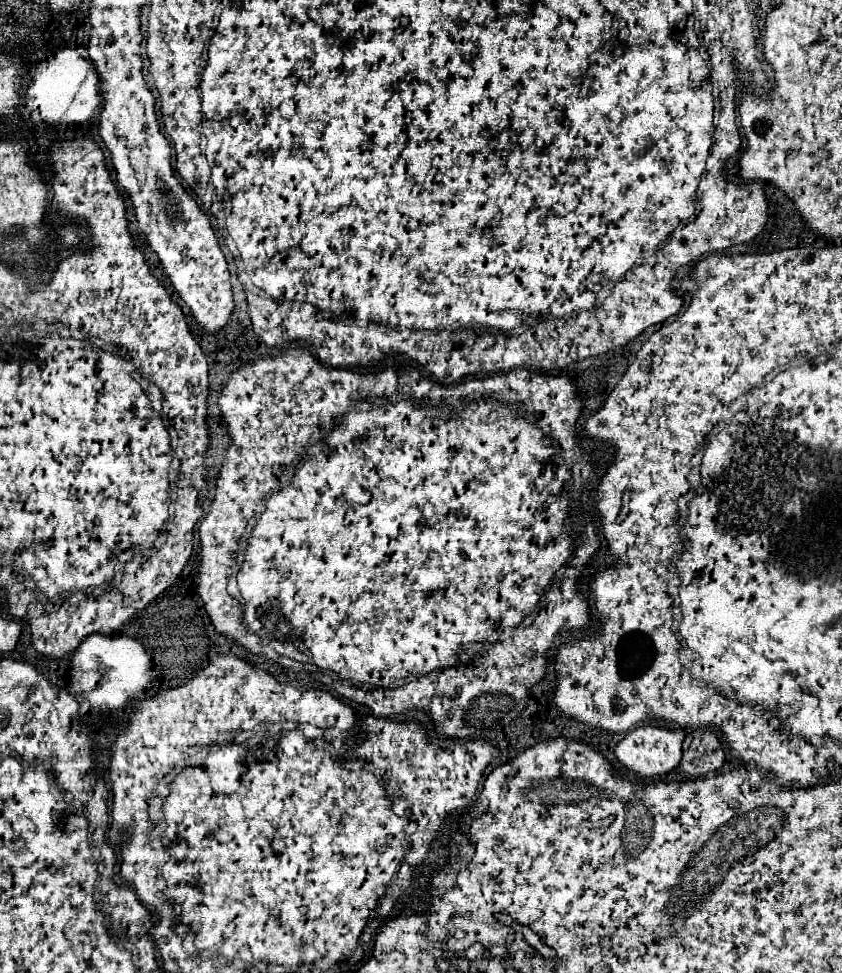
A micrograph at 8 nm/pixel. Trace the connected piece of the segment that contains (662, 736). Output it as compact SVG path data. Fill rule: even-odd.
M643 726L629 732L615 748L615 756L619 764L633 772L637 778L655 778L661 774L667 774L669 770L675 770L681 760L681 742L685 732L683 730L667 730L657 726Z

